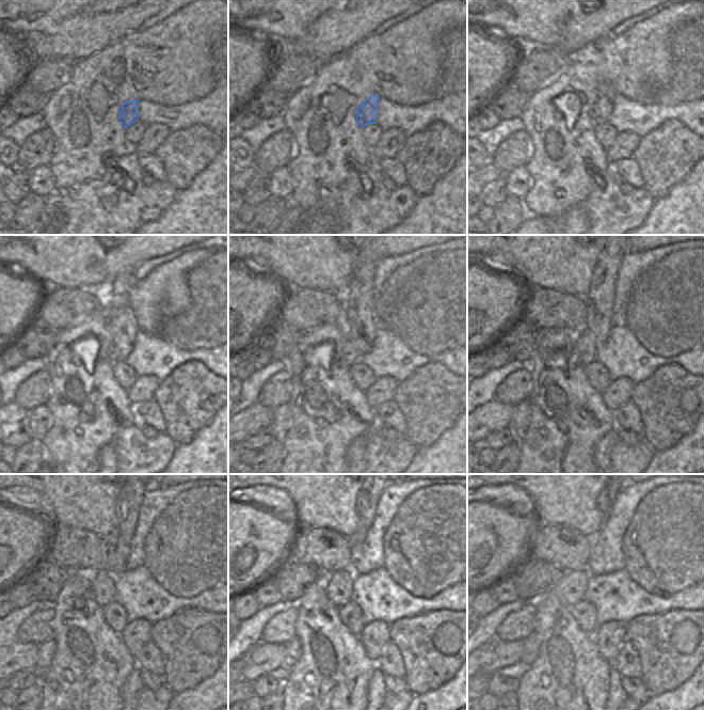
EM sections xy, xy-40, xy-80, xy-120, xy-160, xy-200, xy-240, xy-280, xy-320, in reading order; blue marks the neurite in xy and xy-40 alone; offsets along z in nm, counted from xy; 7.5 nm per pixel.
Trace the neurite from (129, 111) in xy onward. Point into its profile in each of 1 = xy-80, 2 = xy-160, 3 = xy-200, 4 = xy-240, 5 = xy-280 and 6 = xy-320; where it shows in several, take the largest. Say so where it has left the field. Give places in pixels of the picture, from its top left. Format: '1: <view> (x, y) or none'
1: xy-80 (601, 111)
2: xy-160 (360, 322)
3: xy-200 (598, 300)
4: xy-240 (130, 496)
5: xy-280 (367, 499)
6: xy-320 (607, 496)

